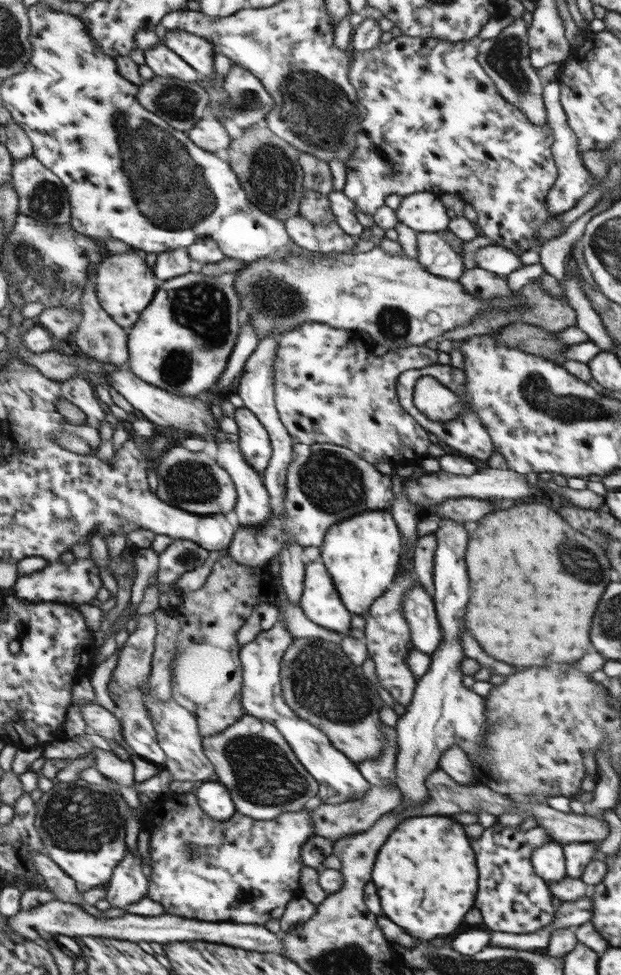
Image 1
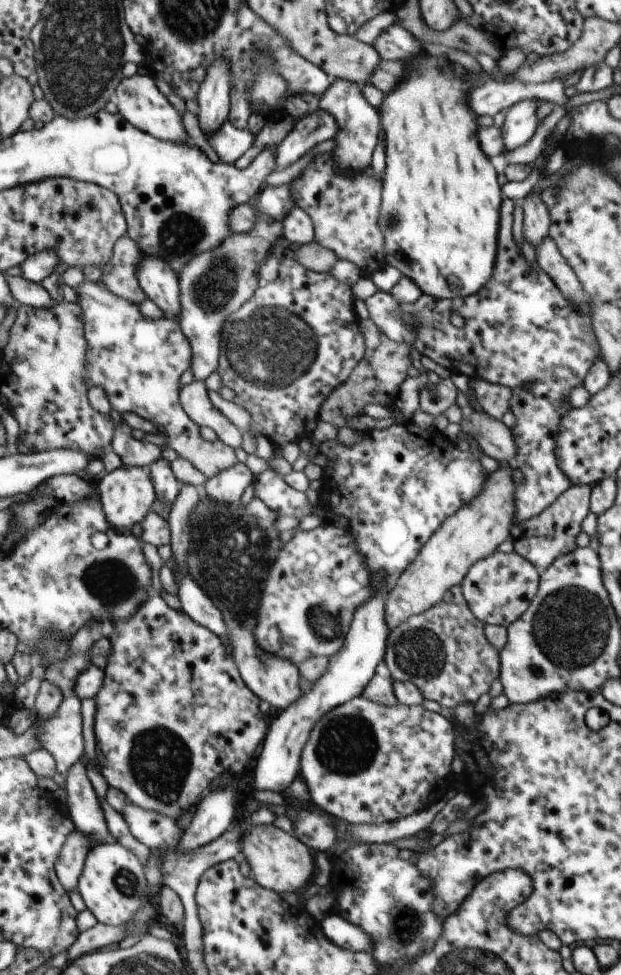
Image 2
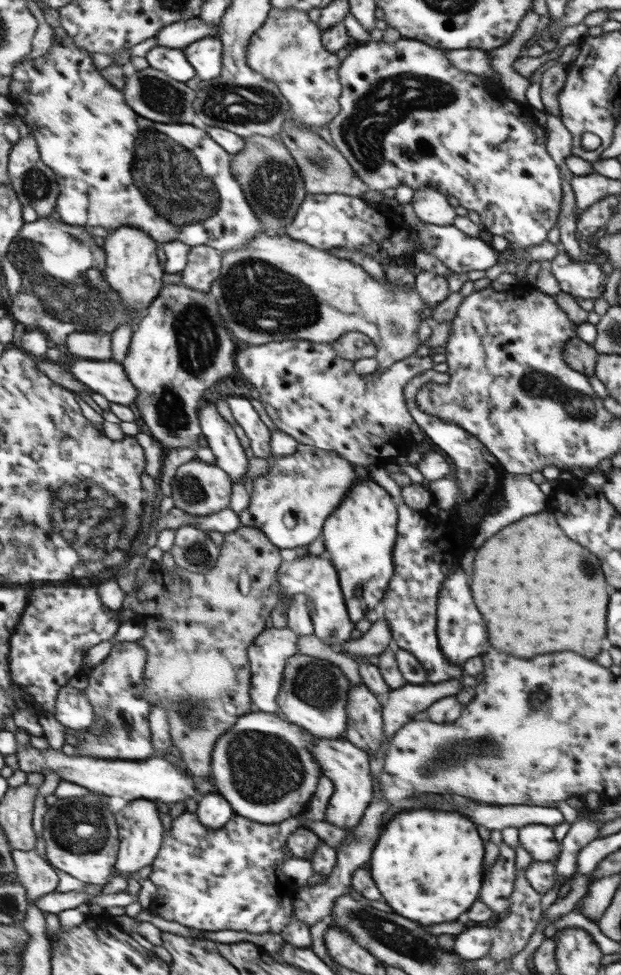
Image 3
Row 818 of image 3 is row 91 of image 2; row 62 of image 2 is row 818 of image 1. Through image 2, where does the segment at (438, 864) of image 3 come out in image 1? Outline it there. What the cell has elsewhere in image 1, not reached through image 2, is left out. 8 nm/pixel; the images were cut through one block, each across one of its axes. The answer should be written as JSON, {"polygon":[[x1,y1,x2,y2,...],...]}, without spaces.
{"polygon":[[442,816,408,818,390,834,382,854,374,863,374,884,382,890,382,910,410,936,420,940,452,934,474,906,478,892,478,870,474,850,464,828]]}

